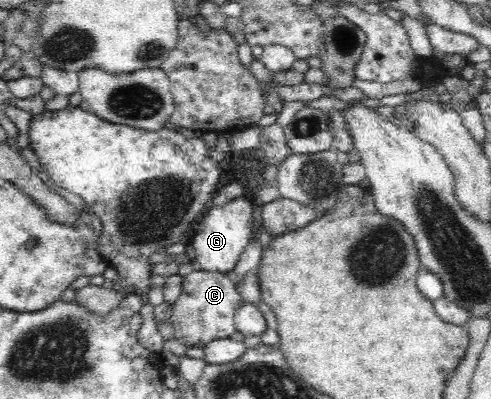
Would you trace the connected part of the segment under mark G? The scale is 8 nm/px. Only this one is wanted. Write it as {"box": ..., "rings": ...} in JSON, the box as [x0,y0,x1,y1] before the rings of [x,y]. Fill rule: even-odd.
{"box":[189,195,253,274],"rings":[[[245,195],[236,197],[220,207],[209,206],[189,243],[193,245],[195,260],[190,262],[194,269],[231,274],[243,250],[253,237],[253,202]]]}

